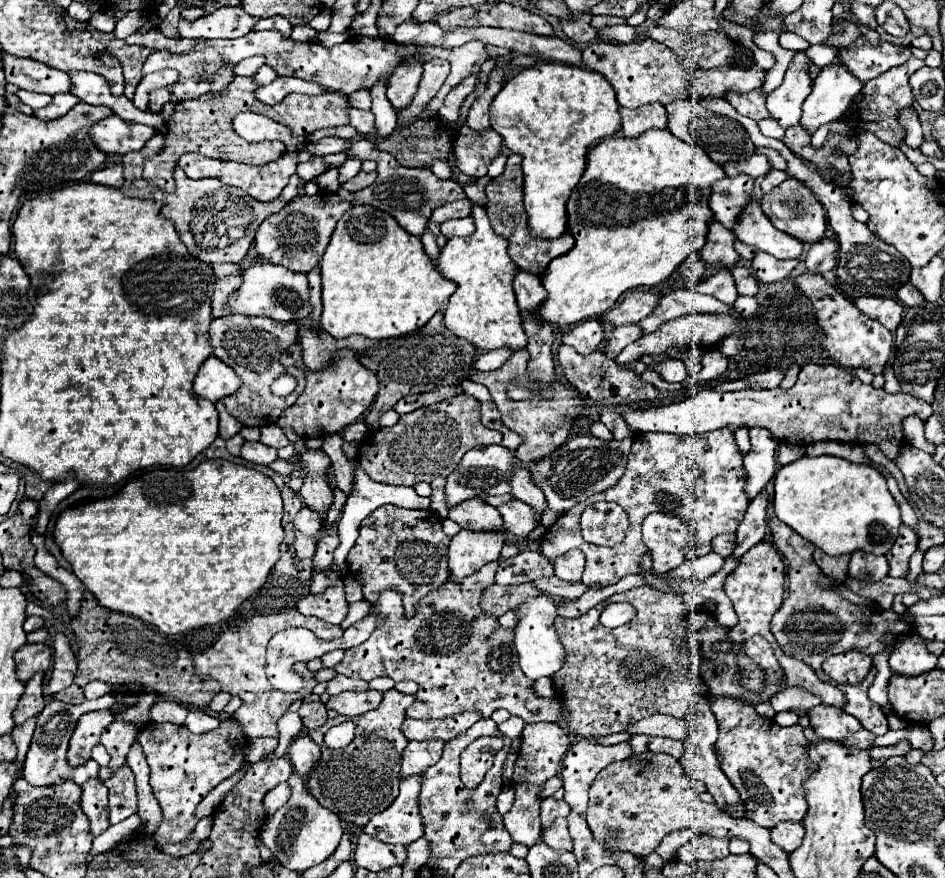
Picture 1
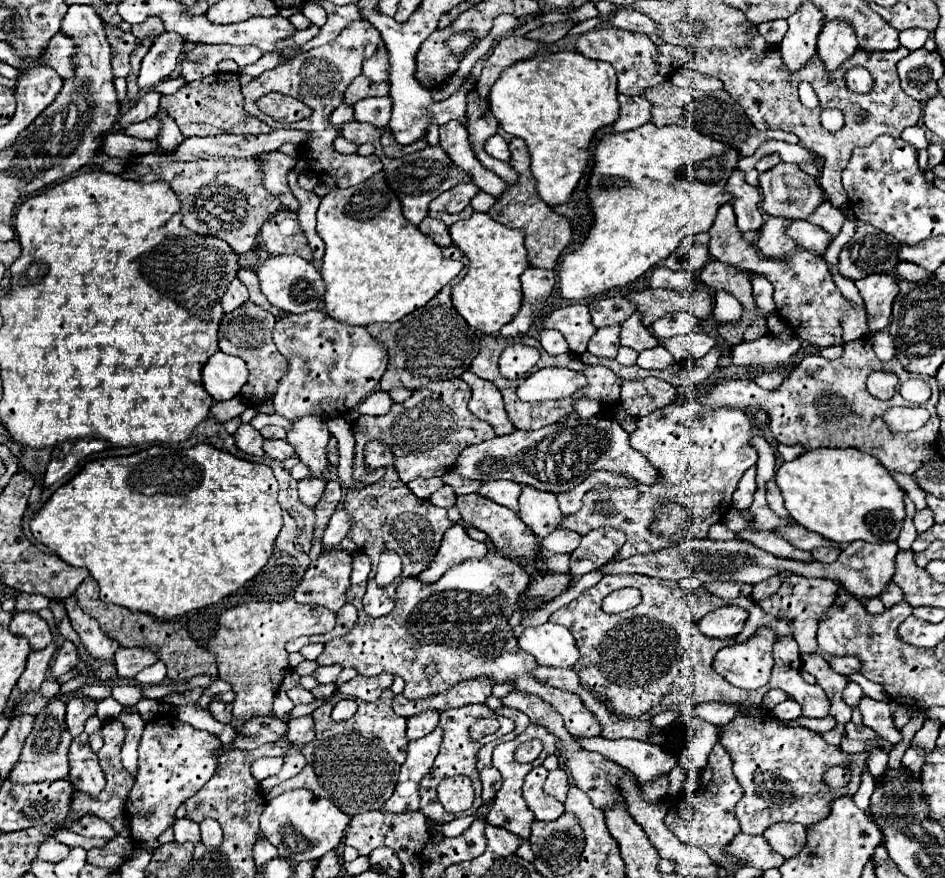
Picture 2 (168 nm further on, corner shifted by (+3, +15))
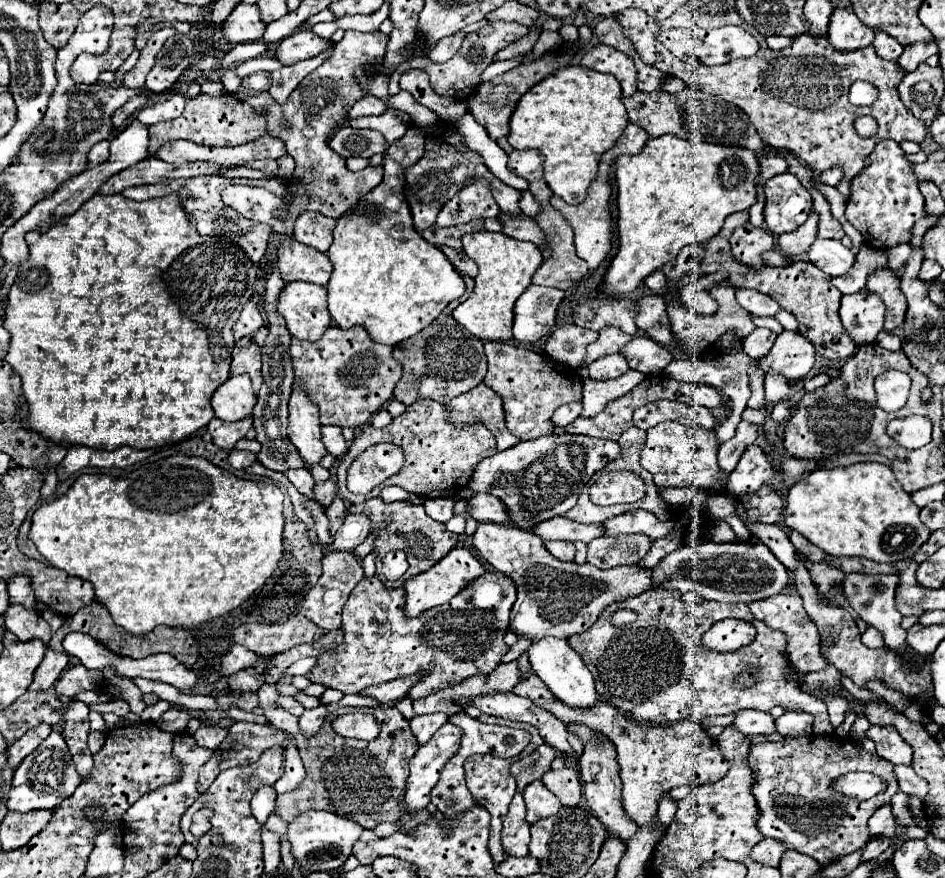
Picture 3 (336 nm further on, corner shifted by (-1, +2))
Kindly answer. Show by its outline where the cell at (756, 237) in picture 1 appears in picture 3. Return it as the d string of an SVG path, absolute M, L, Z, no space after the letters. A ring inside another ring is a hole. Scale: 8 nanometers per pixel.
M817 239L809 247L809 261L821 271L825 271L827 275L837 277L837 275L845 275L851 271L855 263L855 253L847 249L841 241Z

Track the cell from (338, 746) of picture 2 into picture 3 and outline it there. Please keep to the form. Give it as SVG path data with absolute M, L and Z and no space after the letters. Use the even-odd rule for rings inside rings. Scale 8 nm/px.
M261 685L259 689L259 699L261 707L265 709L265 715L269 717L271 725L281 729L296 739L303 765L305 765L305 781L293 789L291 793L277 795L277 813L285 821L293 821L299 813L307 813L309 809L323 809L337 813L341 817L347 817L351 821L357 821L365 829L375 829L379 823L391 821L397 823L403 815L411 815L411 821L401 825L401 831L415 833L419 825L427 823L431 819L427 809L407 809L403 805L403 793L405 793L405 783L409 777L409 761L419 749L419 743L415 741L415 735L409 729L409 723L403 719L403 715L393 707L393 709L363 709L363 707L339 707L337 713L331 711L327 713L319 733L313 737L305 739L299 731L298 718L291 715L284 709L275 707L273 703L277 701L277 691L275 685ZM347 711L369 711L377 717L377 723L381 725L381 735L367 743L359 739L345 739L337 735L331 729L331 721L337 715L343 715Z

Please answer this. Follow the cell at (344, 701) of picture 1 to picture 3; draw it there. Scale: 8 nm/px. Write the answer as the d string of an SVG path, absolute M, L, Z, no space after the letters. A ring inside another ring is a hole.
M401 677L395 681L385 681L383 685L377 685L371 689L363 689L361 695L371 695L377 701L387 703L387 701L395 701L395 699L405 697L407 689L411 689L411 685L415 685L415 677Z

